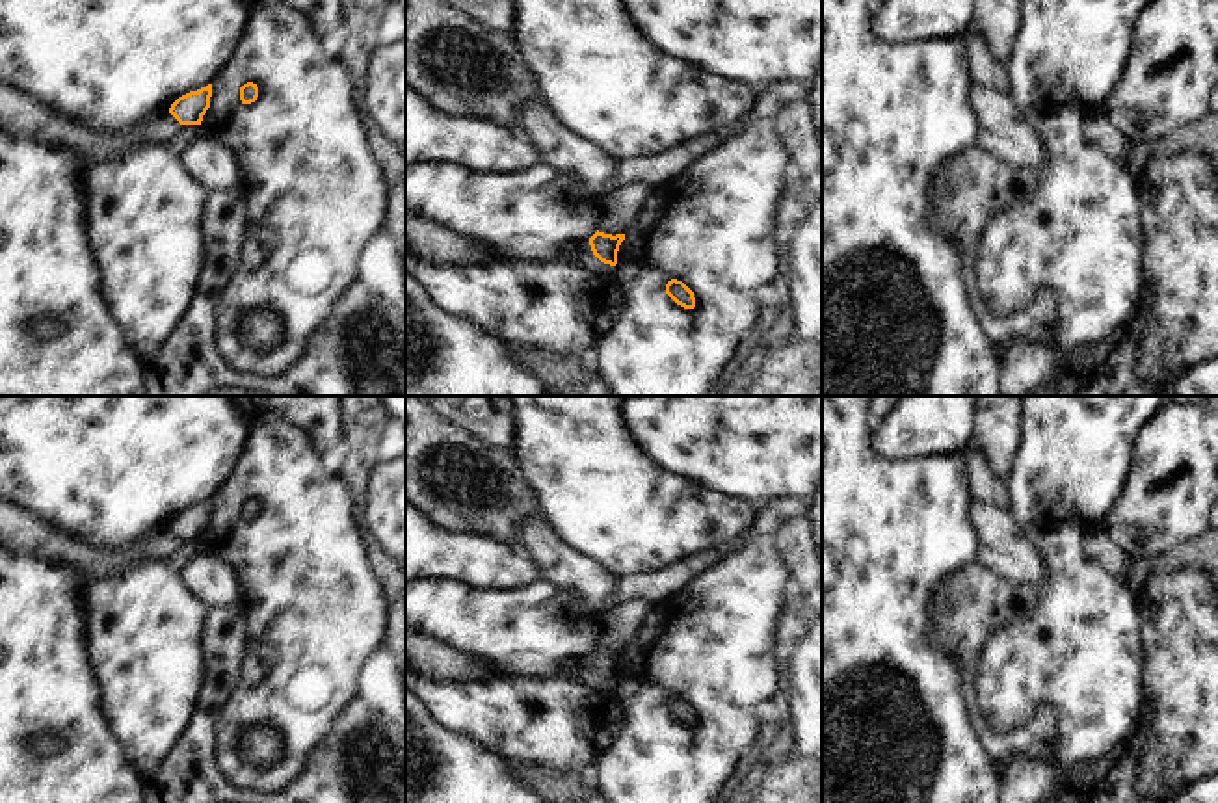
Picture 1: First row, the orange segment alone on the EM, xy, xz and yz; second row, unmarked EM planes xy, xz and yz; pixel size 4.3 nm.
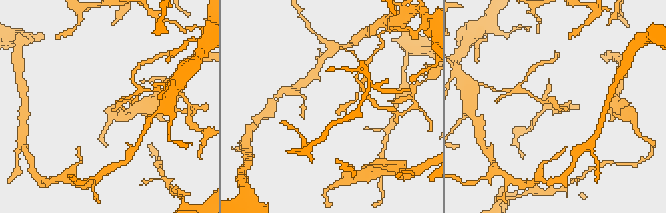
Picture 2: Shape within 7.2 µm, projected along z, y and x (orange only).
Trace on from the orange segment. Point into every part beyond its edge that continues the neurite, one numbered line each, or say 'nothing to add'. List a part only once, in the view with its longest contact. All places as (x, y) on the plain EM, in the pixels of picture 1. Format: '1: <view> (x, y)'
nothing to add

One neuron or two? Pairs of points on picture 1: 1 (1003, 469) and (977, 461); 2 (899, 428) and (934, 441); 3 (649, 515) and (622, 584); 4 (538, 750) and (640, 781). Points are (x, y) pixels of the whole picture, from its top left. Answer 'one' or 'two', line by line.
1: two
2: one
3: two
4: two

